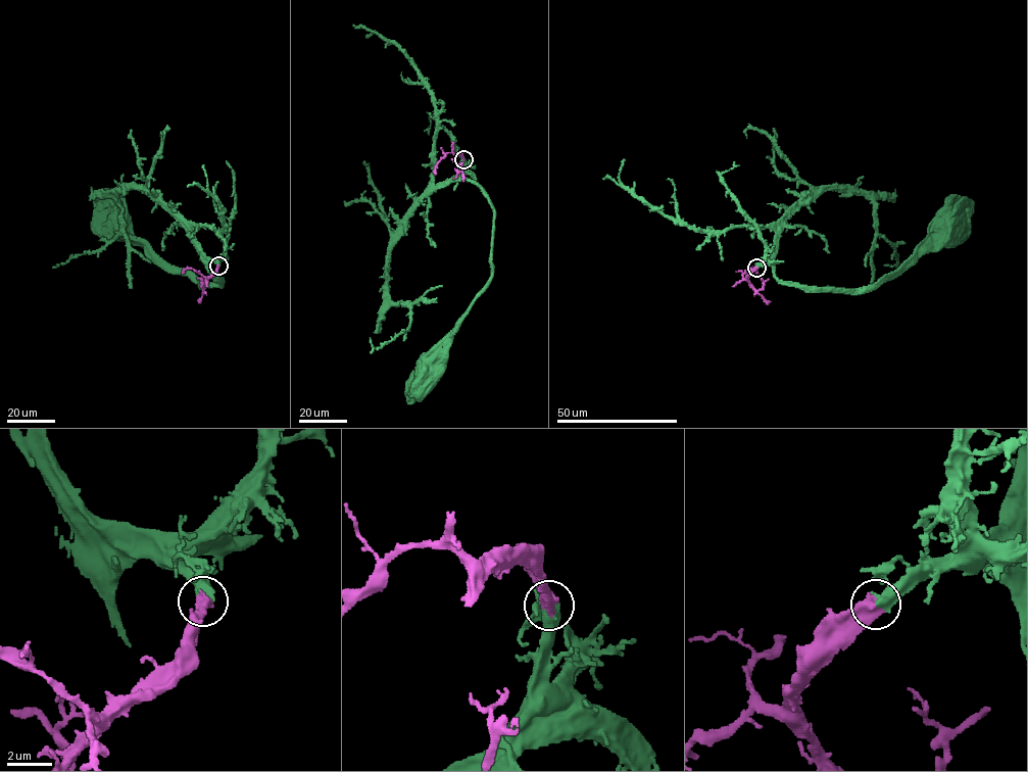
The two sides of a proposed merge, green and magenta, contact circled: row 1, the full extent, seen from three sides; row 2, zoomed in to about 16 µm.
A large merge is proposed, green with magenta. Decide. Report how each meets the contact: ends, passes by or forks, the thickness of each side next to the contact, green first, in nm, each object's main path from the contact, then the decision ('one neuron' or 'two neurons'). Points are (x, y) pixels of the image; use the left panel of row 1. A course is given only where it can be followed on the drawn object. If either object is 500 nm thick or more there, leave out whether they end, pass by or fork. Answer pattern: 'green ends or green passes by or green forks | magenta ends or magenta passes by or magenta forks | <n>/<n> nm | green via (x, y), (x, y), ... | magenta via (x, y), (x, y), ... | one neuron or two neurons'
440/650 nm | green via (218, 266), (211, 260), (208, 270), (222, 286), (199, 284), (141, 244), (130, 241), (123, 234), (118, 221) | magenta via (218, 266), (207, 278), (189, 268), (183, 274) | one neuron

